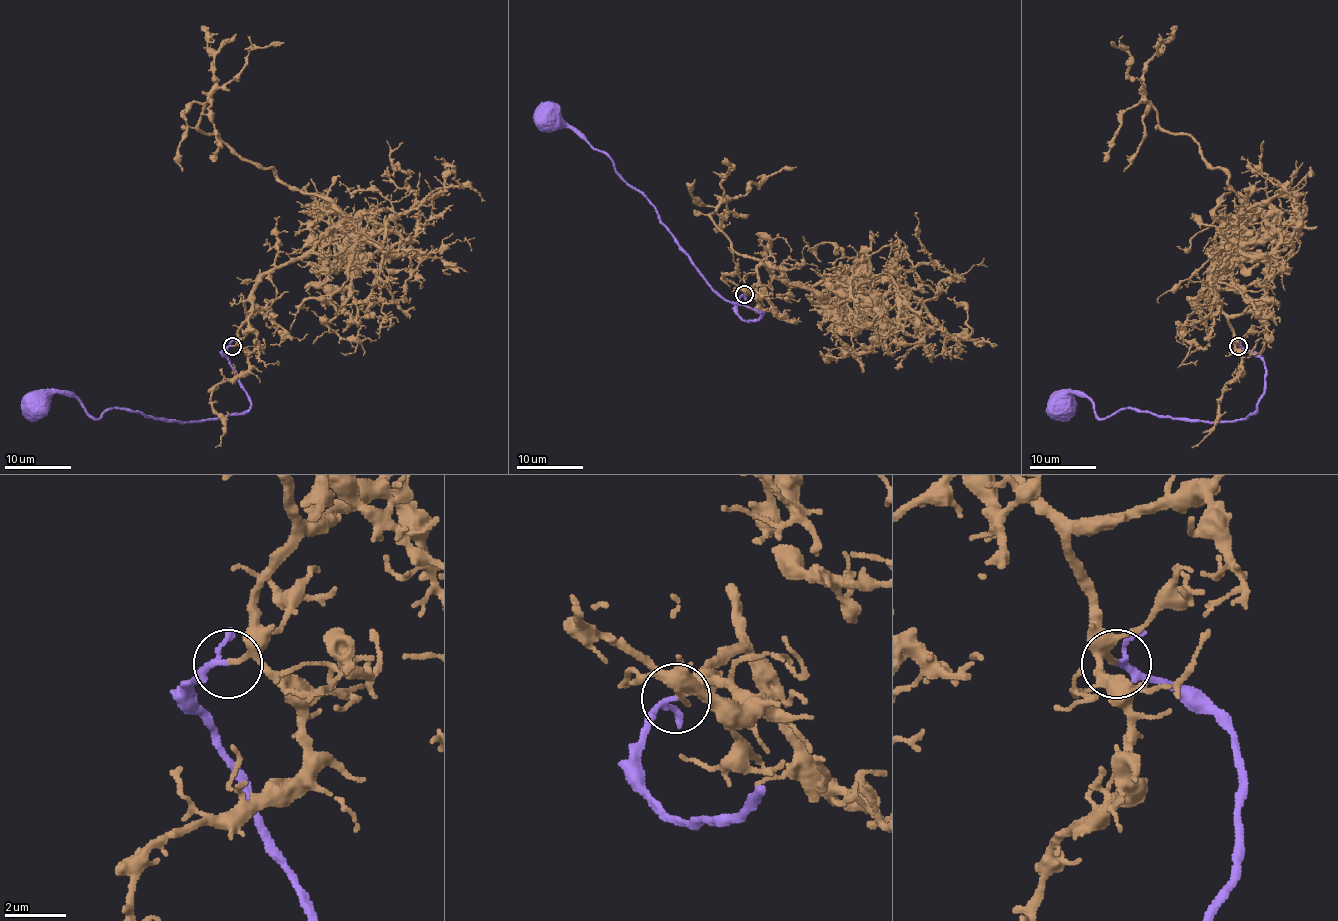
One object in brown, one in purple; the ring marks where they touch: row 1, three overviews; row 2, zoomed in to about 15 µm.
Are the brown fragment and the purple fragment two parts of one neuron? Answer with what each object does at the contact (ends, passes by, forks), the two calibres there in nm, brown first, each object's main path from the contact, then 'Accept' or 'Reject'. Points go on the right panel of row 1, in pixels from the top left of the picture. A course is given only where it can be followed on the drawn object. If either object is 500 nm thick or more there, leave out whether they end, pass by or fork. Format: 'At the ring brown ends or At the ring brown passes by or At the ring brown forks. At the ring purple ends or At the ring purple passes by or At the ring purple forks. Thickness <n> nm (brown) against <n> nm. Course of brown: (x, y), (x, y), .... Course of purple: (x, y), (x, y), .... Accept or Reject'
At the ring brown ends. At the ring purple passes by. Thickness 180 nm (brown) against 150 nm. Course of brown: (1239, 346), (1209, 297), (1242, 241), (1214, 217), (1227, 176), (1162, 127), (1127, 73), (1129, 53), (1111, 43). Course of purple: (1239, 346), (1264, 362), (1265, 390), (1245, 419), (1209, 422), (1136, 409), (1101, 419), (1074, 392), (1062, 409). Accept

